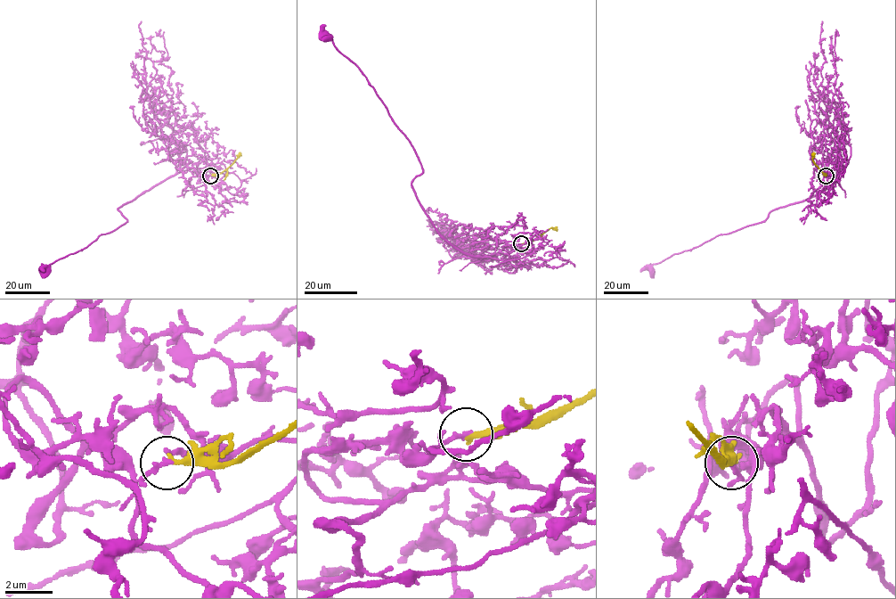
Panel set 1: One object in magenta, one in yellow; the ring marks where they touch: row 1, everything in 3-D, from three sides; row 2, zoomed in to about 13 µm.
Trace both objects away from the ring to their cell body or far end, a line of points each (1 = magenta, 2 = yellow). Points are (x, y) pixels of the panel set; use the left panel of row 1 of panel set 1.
1: (210, 176), (197, 168), (199, 183), (195, 168), (172, 175), (118, 209), (127, 219), (120, 226), (43, 269)
2: (210, 176), (216, 176), (225, 170), (240, 152)

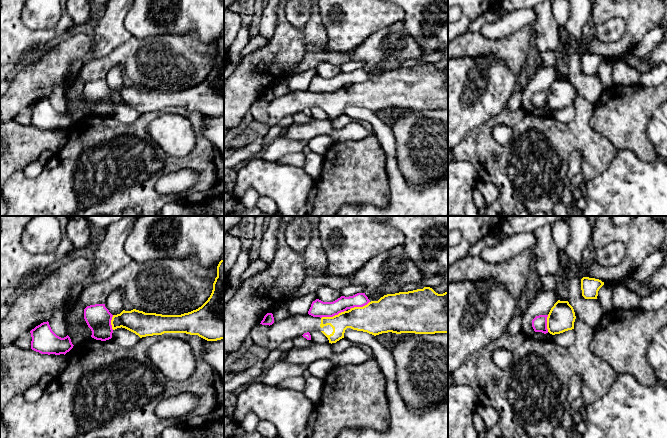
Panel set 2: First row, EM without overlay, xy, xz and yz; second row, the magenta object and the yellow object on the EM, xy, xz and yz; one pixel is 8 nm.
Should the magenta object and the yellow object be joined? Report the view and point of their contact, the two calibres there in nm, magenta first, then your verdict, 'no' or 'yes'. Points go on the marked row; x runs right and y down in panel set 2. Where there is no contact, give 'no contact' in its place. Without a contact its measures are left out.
xz (333, 315) | 130/190 nm | no

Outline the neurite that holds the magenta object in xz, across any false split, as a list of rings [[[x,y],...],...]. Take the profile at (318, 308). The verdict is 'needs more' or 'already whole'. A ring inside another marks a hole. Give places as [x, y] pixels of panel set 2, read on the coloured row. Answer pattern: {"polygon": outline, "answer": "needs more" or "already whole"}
{"polygon": [[[357,293],[353,296],[341,296],[333,302],[323,302],[316,299],[312,302],[308,314],[313,317],[333,317],[341,312],[354,307],[363,307],[370,302],[365,293]]], "answer": "already whole"}

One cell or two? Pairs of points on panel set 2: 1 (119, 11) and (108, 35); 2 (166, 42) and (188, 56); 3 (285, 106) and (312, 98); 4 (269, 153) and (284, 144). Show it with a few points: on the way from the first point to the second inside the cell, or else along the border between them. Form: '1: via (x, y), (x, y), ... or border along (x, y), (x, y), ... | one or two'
1: via (113, 17), (110, 29) | one
2: via (171, 47), (180, 56), (183, 56) | one
3: via (292, 103), (305, 99) | one
4: via (273, 151), (280, 146) | one

